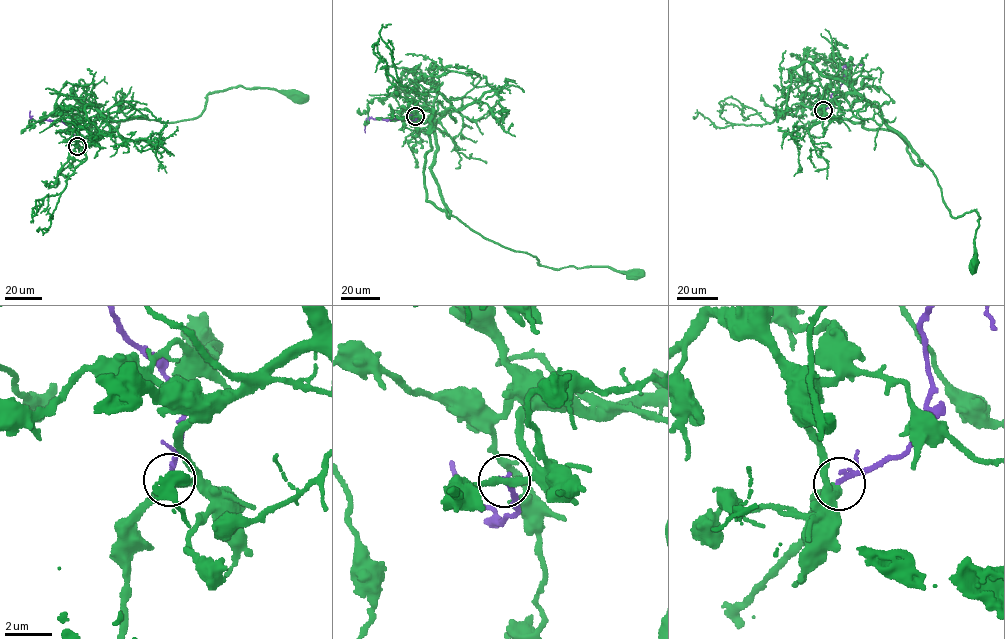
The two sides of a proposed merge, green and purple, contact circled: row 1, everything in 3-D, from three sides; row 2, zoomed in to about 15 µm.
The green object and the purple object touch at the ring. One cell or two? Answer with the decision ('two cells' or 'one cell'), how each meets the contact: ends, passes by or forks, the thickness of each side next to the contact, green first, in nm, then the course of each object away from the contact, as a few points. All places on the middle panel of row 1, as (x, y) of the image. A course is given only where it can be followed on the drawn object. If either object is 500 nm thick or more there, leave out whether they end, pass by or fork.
two cells; green passes by; purple ends there; 280 nm thick on the green side, 220 nm on the other; green runs (415, 116), (418, 110), (432, 114), (423, 185), (426, 199), (448, 217), (535, 257), (540, 265), (634, 275); purple runs (415, 116), (414, 120), (411, 115), (399, 119), (370, 117), (365, 132)

